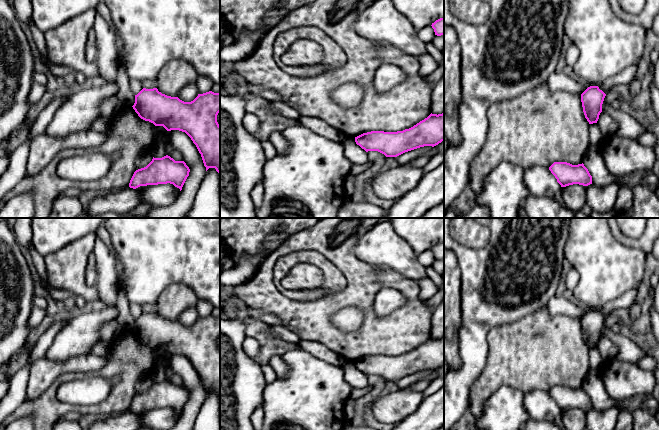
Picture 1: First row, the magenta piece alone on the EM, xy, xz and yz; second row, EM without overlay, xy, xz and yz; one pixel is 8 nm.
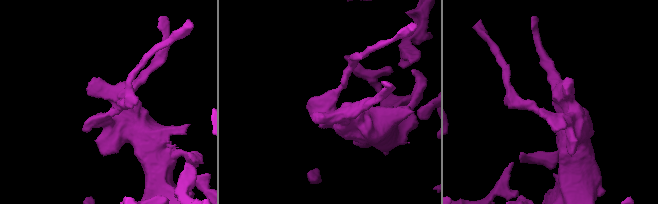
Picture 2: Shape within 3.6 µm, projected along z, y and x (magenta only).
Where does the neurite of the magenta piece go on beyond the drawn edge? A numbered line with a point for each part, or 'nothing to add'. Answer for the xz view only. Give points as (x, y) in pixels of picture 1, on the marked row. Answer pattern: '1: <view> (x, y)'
nothing to add

